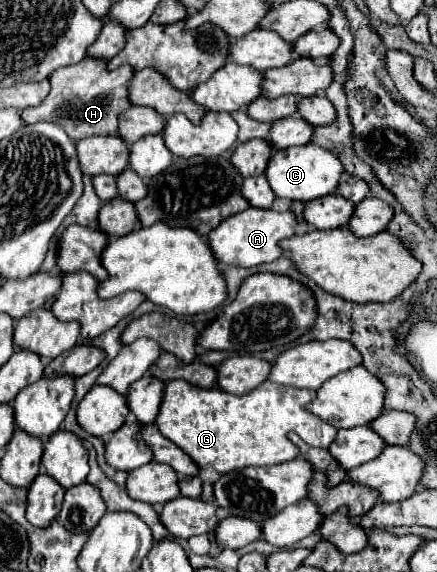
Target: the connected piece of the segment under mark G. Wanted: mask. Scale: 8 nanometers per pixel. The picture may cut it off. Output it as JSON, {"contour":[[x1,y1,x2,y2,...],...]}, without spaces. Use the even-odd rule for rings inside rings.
{"contour":[[174,380,174,382,166,382,164,386,164,398,160,404,160,412,156,416,156,426,164,438,174,442,178,448,182,448,200,468,212,464,218,474,228,474,232,470,240,470,246,466,282,464,298,456,298,448,286,438,288,432,296,432,308,446,316,446,316,448,328,448,330,442,334,442,336,428,322,422,320,418,314,418,314,414,304,410,304,404,312,402,314,394,316,394,314,390,298,390,266,380,252,392,234,396,218,388,204,390,204,388,194,388,188,382]]}

